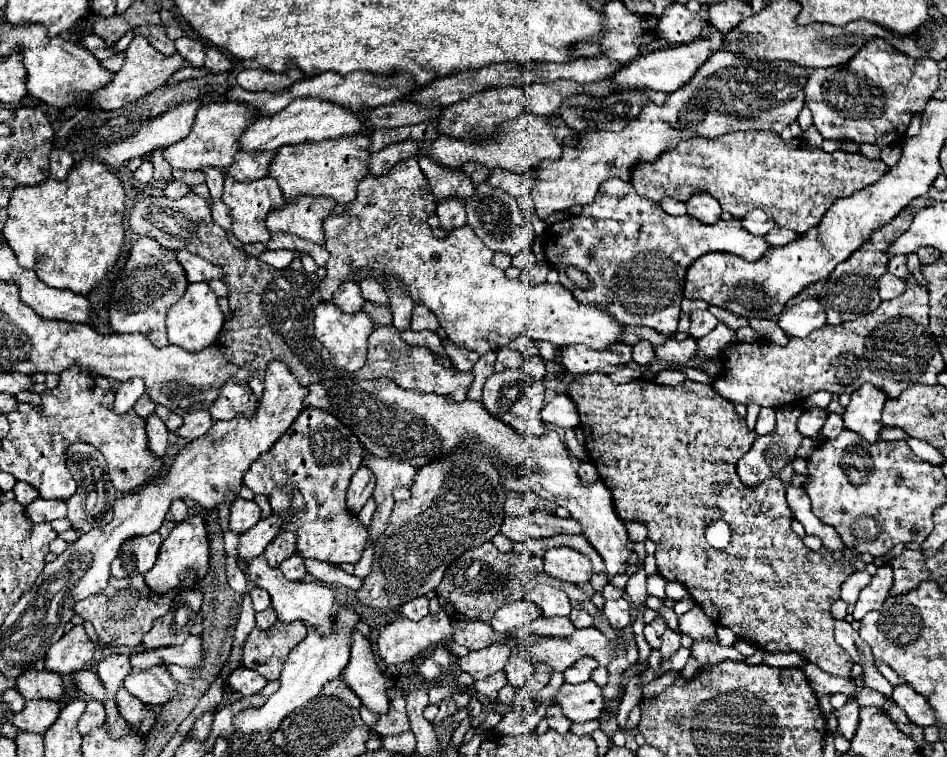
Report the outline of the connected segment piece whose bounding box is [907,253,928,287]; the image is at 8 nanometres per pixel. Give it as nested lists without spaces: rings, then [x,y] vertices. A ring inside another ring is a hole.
[[[913,253],[913,255],[907,255],[907,269],[915,275],[915,279],[923,285],[923,287],[928,287],[927,281],[921,277],[921,271],[919,271],[919,267],[921,267],[921,263],[919,263],[919,257]]]

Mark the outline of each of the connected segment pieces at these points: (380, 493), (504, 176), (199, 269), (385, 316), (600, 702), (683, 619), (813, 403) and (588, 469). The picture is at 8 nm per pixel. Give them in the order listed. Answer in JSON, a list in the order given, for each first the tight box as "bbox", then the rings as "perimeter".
[{"bbox":[363,453,417,543],"perimeter":[[[365,453],[363,463],[367,463],[369,469],[373,471],[373,475],[377,477],[377,487],[373,493],[377,511],[369,525],[369,543],[375,543],[383,535],[389,515],[391,515],[391,509],[395,505],[395,499],[391,495],[393,489],[397,489],[397,487],[411,489],[417,471],[409,463],[403,463],[397,459],[379,459],[369,453]]]},{"bbox":[487,169,533,199],"perimeter":[[[493,169],[487,183],[495,189],[495,187],[501,187],[501,191],[513,195],[515,199],[517,197],[525,197],[531,193],[533,189],[533,171],[527,171],[523,175],[517,175],[517,173],[511,173],[511,171],[505,171],[505,169]]]},{"bbox":[175,251,223,283],"perimeter":[[[175,251],[175,257],[179,259],[179,263],[183,265],[185,273],[187,273],[187,279],[193,283],[193,281],[213,281],[213,279],[219,279],[223,281],[223,269],[219,269],[217,265],[211,265],[209,261],[205,261],[203,257],[199,255],[193,255],[189,251]]]},{"bbox":[363,301,391,327],"perimeter":[[[365,301],[363,311],[367,311],[373,317],[375,327],[391,323],[391,313],[389,313],[389,309],[385,305],[379,305],[379,303],[373,303],[373,301]]]},{"bbox":[555,679,605,723],"perimeter":[[[591,679],[579,685],[563,683],[559,693],[555,695],[555,703],[561,705],[565,717],[569,717],[573,723],[599,719],[601,711],[605,709],[603,689]]]},{"bbox":[679,605,717,639],"perimeter":[[[695,605],[691,611],[679,617],[679,629],[683,635],[689,635],[691,639],[717,639],[715,625],[699,605]]]},{"bbox":[805,391,831,409],"perimeter":[[[817,391],[817,393],[813,393],[811,397],[805,399],[805,407],[823,407],[825,409],[829,405],[829,401],[831,401],[829,391]]]},{"bbox":[579,459,599,483],"perimeter":[[[587,459],[587,461],[583,461],[581,465],[579,465],[579,477],[587,483],[591,483],[591,481],[597,481],[599,479],[599,473],[597,473],[597,469],[595,469],[595,465],[593,465],[593,461],[591,459]]]}]

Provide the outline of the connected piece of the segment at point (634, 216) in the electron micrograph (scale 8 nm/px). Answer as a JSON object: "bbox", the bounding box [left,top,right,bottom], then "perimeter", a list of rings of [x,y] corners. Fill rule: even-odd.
{"bbox":[543,177,771,335],"perimeter":[[[613,177],[603,181],[595,201],[583,205],[581,215],[573,215],[565,221],[547,227],[543,249],[545,255],[549,257],[549,263],[559,271],[559,283],[567,287],[577,301],[597,303],[601,307],[607,307],[615,315],[615,319],[625,325],[647,325],[657,329],[659,333],[671,335],[677,331],[677,321],[681,313],[679,301],[683,299],[685,271],[697,257],[713,251],[723,251],[723,253],[733,253],[747,261],[759,261],[763,253],[771,249],[771,243],[767,241],[765,235],[747,233],[747,229],[743,229],[737,219],[731,221],[719,219],[713,225],[705,225],[701,221],[695,221],[695,217],[691,215],[679,215],[679,217],[669,215],[653,201],[637,195],[635,187],[629,181]],[[567,267],[575,267],[581,273],[585,273],[591,285],[587,289],[577,287],[569,279]]]}

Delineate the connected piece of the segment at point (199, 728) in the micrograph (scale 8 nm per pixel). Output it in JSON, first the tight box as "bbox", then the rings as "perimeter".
{"bbox":[187,711,213,741],"perimeter":[[[207,711],[199,721],[195,721],[195,725],[193,725],[193,729],[187,733],[187,737],[195,737],[195,739],[199,739],[199,741],[203,741],[207,735],[209,735],[209,729],[211,729],[211,721],[213,721],[213,717],[211,717],[211,711]]]}

